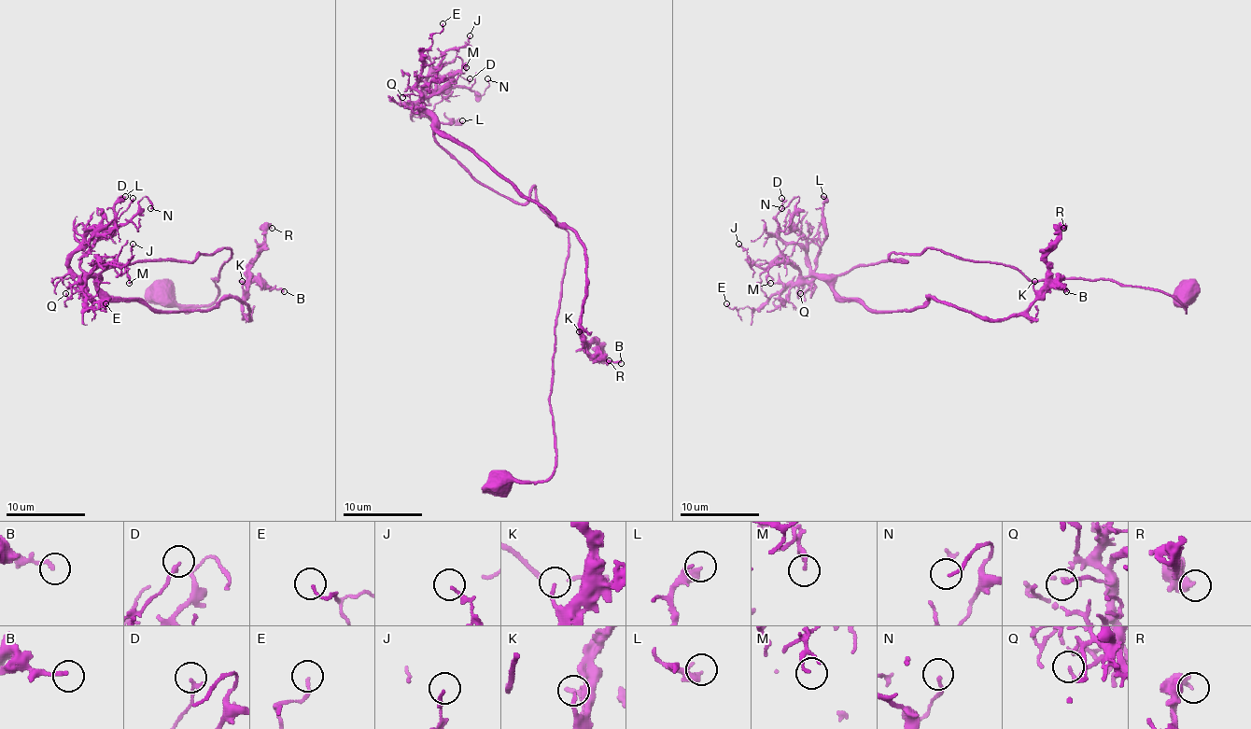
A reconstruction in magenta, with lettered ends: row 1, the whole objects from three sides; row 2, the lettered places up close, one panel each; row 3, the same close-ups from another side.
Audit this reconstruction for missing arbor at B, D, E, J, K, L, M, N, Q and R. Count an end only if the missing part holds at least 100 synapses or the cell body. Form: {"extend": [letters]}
{"extend": []}

